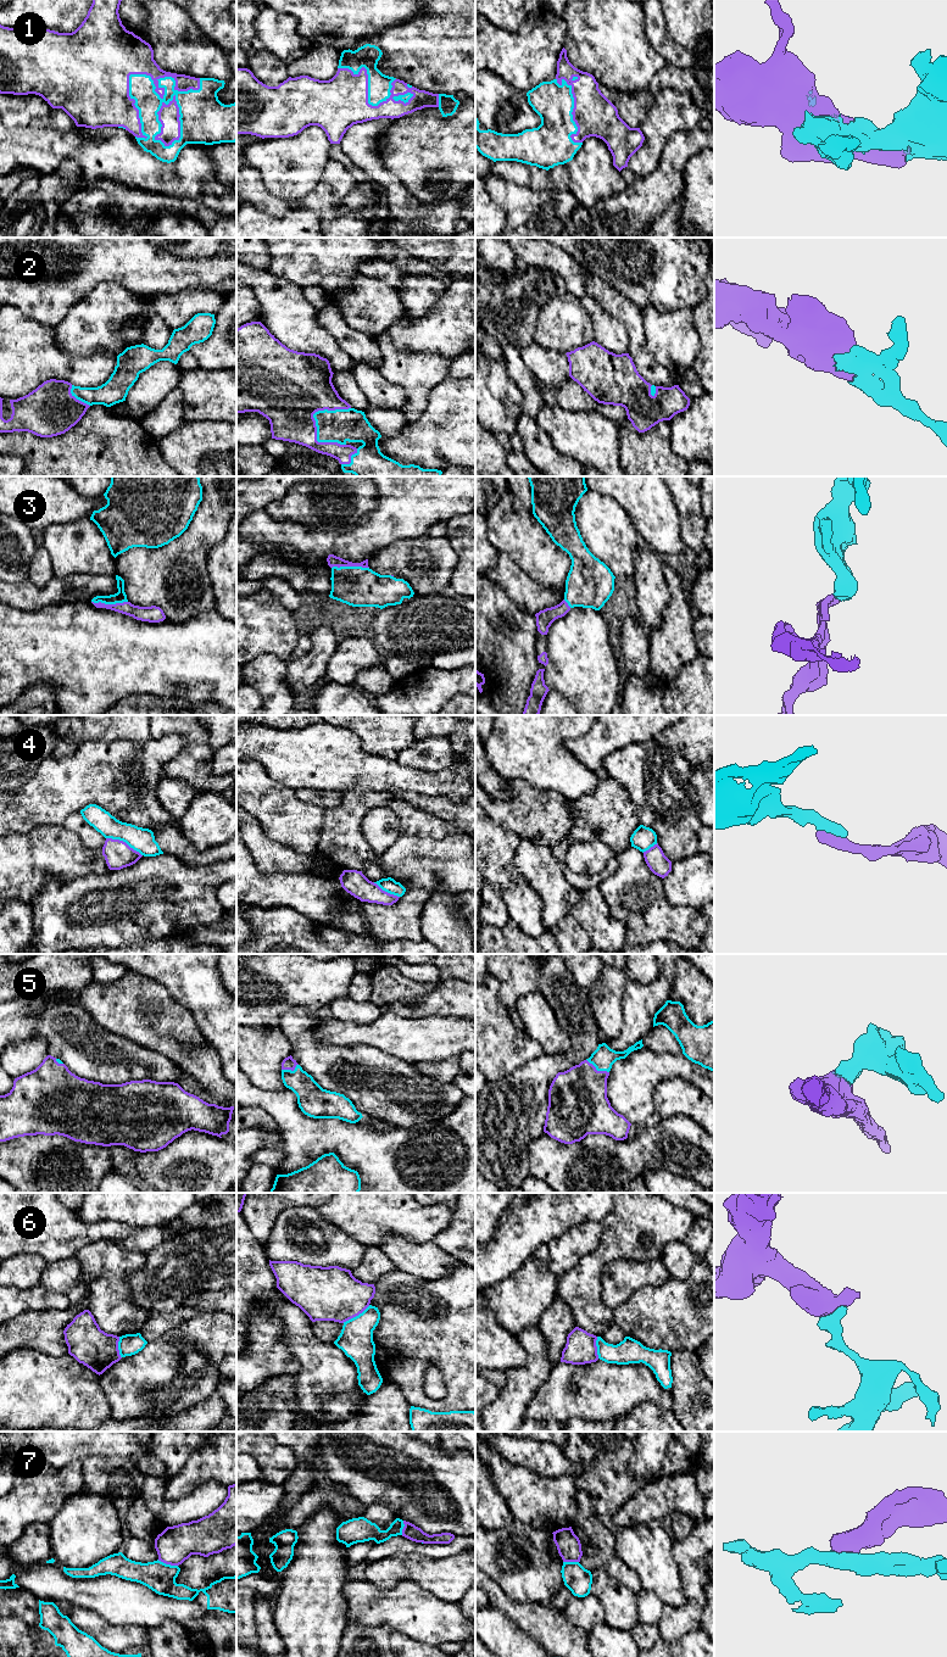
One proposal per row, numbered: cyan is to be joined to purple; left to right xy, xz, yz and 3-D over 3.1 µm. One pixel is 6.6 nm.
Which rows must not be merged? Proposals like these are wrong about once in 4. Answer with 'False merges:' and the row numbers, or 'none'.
False merges: 4, 6, 7

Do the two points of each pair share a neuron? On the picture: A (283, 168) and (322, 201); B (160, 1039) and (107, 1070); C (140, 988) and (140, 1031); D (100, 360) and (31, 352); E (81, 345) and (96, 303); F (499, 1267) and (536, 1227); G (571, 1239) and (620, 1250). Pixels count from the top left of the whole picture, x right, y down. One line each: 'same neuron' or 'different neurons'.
A: different neurons
B: different neurons
C: same neuron
D: same neuron
E: same neuron
F: same neuron
G: different neurons

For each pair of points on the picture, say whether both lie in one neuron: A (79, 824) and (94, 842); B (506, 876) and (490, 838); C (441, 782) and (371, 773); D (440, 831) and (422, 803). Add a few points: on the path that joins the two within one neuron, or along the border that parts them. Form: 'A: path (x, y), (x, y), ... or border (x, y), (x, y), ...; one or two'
A: path (82, 829), (90, 837); one
B: path (497, 866), (493, 848); one
C: path (424, 782), (388, 775); one
D: border (401, 801), (406, 801), (453, 824); two

